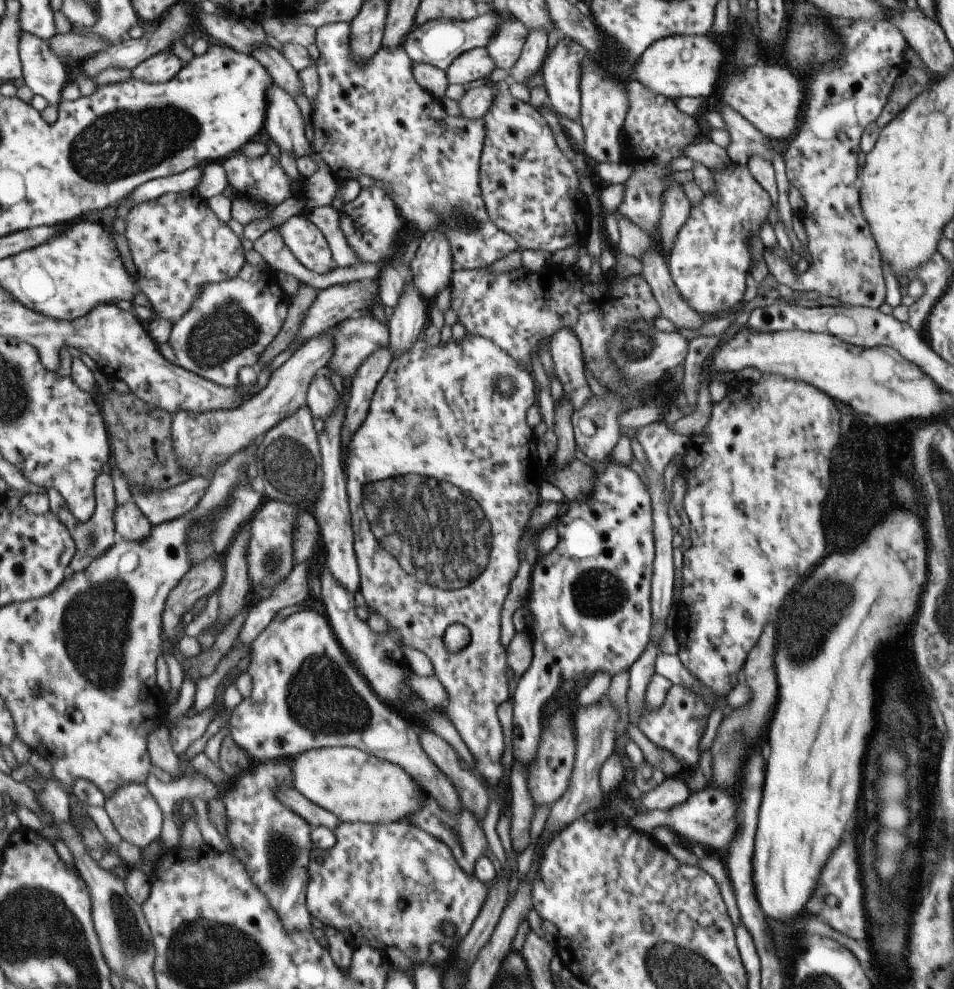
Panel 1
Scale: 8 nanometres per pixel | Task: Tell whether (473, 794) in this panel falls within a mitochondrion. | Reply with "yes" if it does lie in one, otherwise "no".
yes

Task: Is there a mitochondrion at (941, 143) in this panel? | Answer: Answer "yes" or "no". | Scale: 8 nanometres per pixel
no

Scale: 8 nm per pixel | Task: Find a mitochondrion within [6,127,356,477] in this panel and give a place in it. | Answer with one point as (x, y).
(228, 328)

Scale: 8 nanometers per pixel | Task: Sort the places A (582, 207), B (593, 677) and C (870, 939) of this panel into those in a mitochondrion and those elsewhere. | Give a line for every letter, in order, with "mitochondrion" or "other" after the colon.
A: other
B: other
C: other

